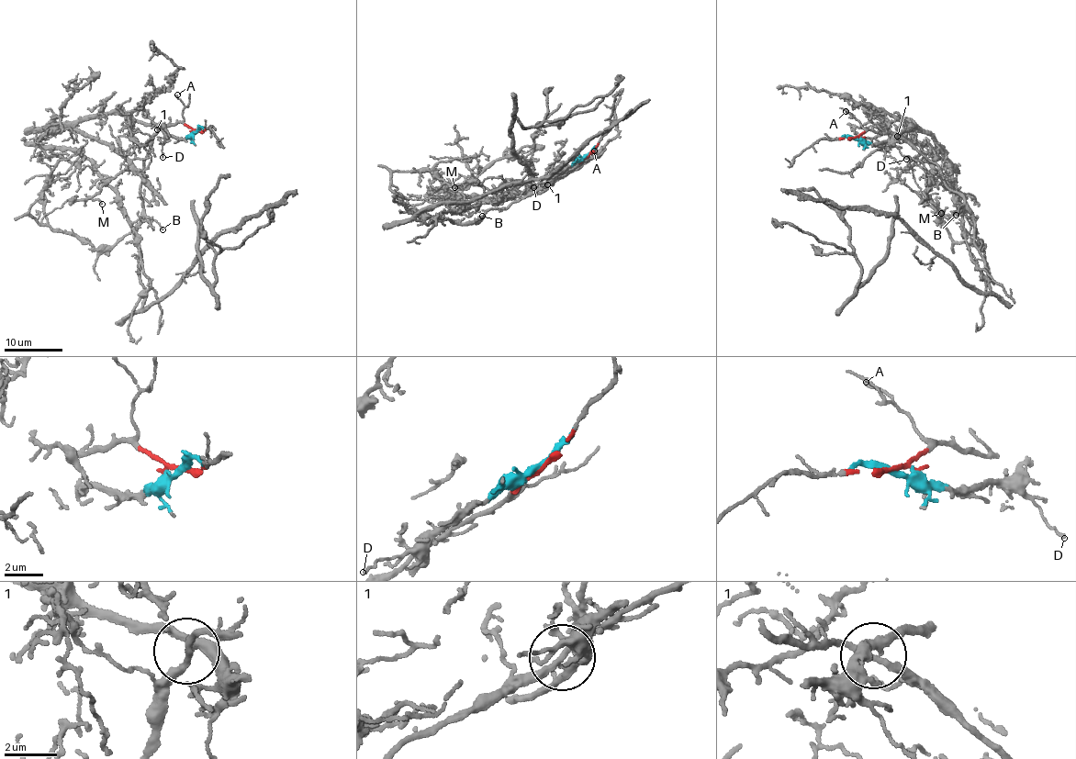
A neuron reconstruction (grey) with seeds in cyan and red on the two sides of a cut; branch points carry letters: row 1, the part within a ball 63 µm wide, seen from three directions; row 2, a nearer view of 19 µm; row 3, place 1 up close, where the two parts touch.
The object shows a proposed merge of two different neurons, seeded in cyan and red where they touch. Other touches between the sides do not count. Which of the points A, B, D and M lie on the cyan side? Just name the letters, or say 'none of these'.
D, M

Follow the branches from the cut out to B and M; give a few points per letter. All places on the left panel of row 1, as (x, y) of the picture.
B: (196, 130), (177, 122), (159, 127), (152, 135), (142, 168), (142, 206), (144, 214), (162, 229)
M: (196, 130), (173, 138), (117, 114), (81, 119), (76, 128), (97, 137), (128, 164), (92, 198), (102, 204)

